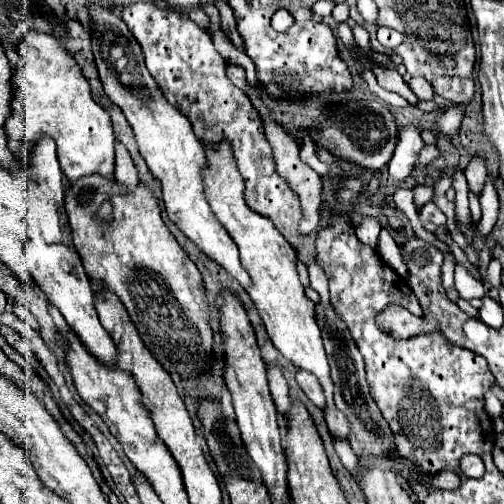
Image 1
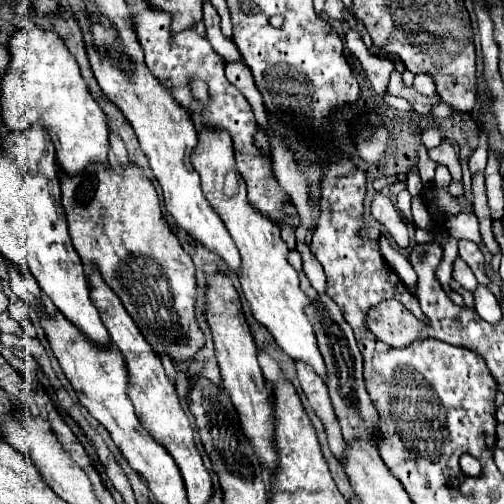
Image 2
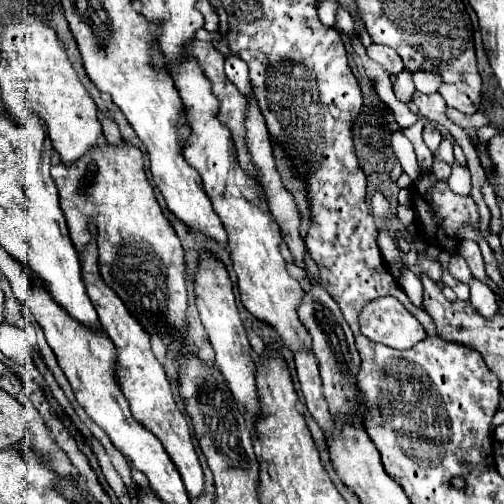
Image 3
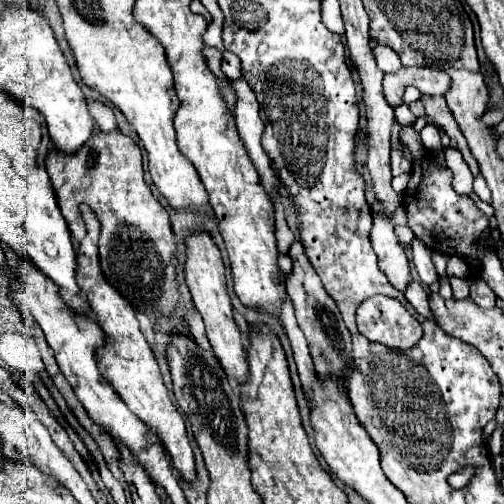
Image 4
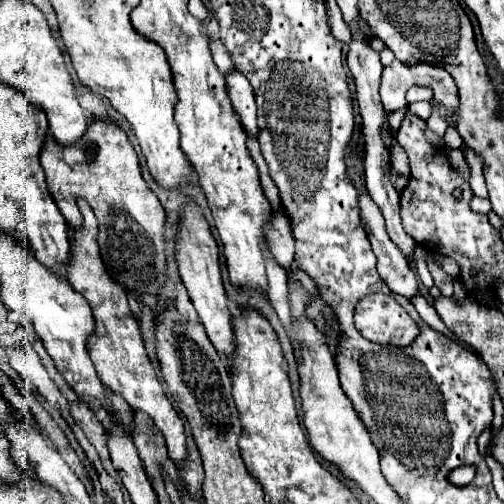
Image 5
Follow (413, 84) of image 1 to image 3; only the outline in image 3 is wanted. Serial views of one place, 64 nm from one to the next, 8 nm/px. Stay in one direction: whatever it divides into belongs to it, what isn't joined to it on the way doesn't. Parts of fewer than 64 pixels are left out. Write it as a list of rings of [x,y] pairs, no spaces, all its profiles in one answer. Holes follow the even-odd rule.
[[[416,72],[414,74],[416,90],[422,94],[434,94],[440,86],[440,76],[434,72]]]

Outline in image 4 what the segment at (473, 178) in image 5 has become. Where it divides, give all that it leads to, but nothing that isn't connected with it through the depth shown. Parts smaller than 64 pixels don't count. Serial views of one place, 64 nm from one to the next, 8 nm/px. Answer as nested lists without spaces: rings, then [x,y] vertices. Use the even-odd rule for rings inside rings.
[[[482,176],[474,178],[474,192],[476,192],[476,195],[482,202],[488,202],[488,204],[490,204],[490,200],[492,200],[492,192],[488,190],[488,186],[486,186],[486,182],[484,182]]]

